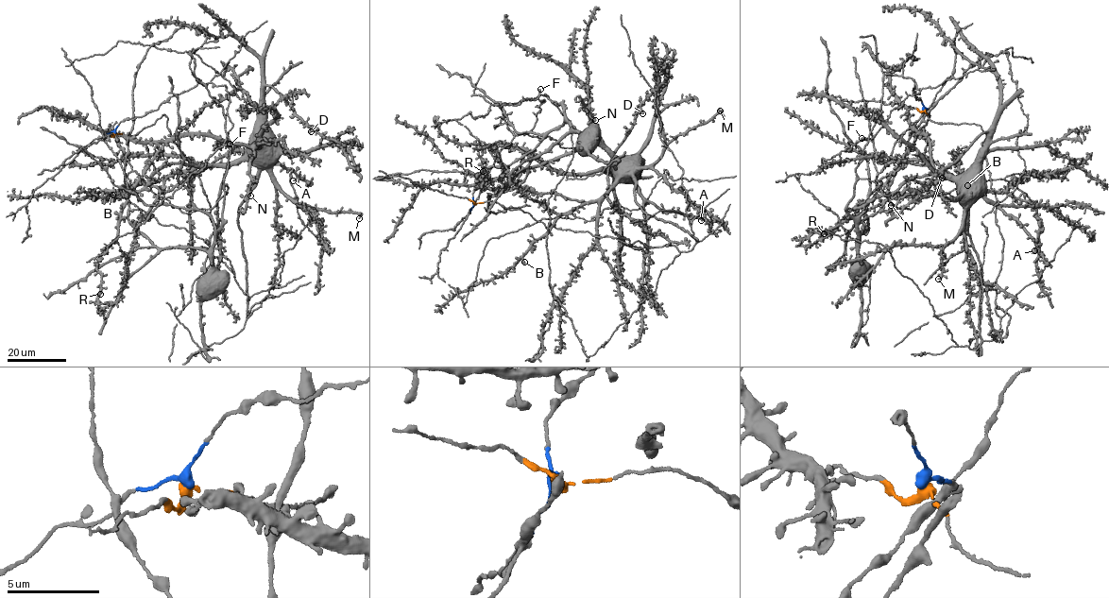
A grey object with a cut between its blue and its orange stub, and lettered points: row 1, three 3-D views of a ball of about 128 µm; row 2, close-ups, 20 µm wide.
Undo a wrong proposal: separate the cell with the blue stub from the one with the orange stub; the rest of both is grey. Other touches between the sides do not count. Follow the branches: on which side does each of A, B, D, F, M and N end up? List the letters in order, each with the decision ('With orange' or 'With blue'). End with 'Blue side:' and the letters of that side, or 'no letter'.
A: With orange
B: With orange
D: With orange
F: With blue
M: With orange
N: With orange
Blue side: F

